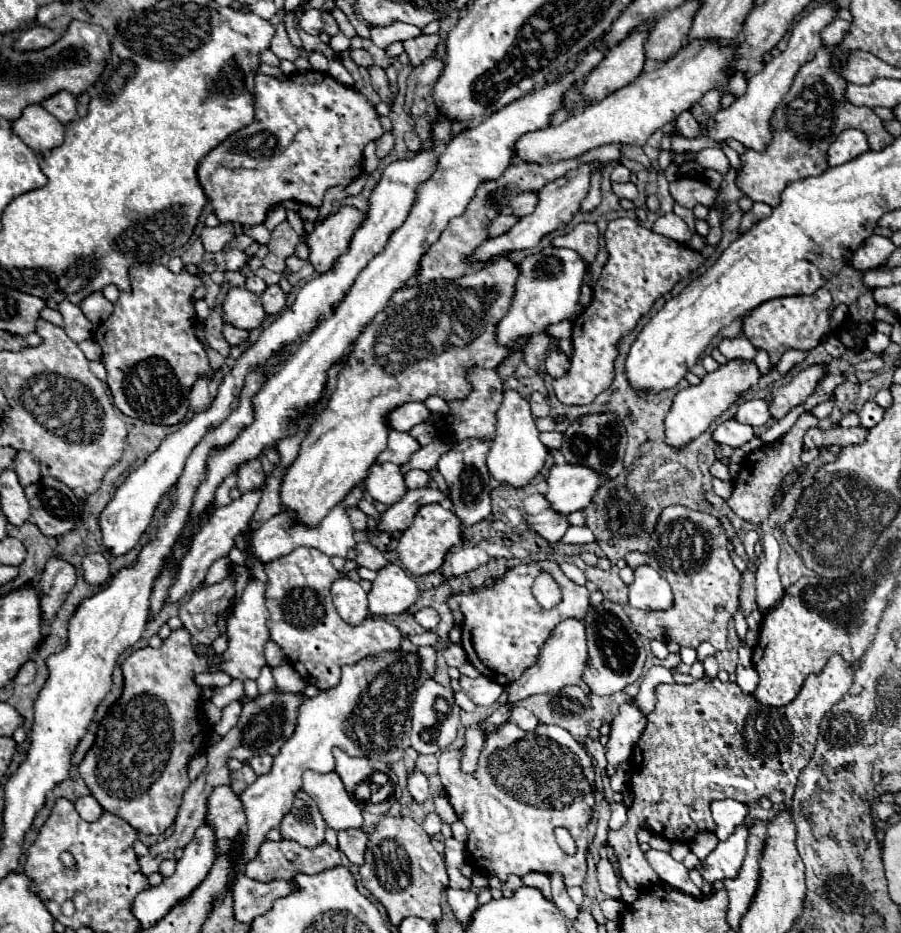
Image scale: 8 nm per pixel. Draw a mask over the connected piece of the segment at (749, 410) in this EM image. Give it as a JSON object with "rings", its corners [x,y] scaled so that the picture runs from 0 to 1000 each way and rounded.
{"rings":[[[849,428],[845,430],[827,430],[820,434],[818,447],[820,453],[829,453],[829,456],[851,456],[856,451],[856,443],[853,443],[853,432]]]}

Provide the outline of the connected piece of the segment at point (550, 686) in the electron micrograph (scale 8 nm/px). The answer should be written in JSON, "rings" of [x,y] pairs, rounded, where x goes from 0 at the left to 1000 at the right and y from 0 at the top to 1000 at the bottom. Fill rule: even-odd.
{"rings":[[[627,663],[625,668],[620,668],[614,674],[609,687],[600,696],[596,711],[592,715],[587,715],[576,730],[569,730],[565,734],[565,738],[563,738],[565,751],[576,751],[576,749],[583,749],[594,743],[616,743],[616,741],[625,738],[627,734],[649,736],[649,732],[645,730],[645,721],[647,721],[651,708],[654,708],[654,700],[651,700],[649,668],[643,663]]]}

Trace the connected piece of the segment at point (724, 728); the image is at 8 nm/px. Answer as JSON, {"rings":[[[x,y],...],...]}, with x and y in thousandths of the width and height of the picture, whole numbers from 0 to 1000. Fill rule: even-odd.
{"rings":[[[927,700],[911,721],[902,721],[893,728],[887,745],[871,758],[845,756],[836,745],[825,743],[818,732],[800,732],[798,728],[776,728],[767,734],[731,734],[727,738],[729,756],[718,766],[718,779],[700,811],[703,861],[698,865],[698,882],[736,895],[743,901],[767,904],[776,891],[794,889],[794,880],[787,869],[787,863],[794,856],[811,854],[834,863],[845,854],[853,854],[858,861],[876,863],[882,850],[885,833],[905,805],[909,775],[916,764],[942,741],[953,711],[956,708],[942,713],[931,700]]]}

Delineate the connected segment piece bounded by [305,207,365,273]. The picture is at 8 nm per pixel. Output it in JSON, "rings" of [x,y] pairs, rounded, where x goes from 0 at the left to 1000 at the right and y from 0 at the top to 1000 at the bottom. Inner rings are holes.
{"rings":[[[378,222],[358,239],[350,241],[347,250],[339,254],[339,260],[343,263],[343,282],[352,293],[363,293],[370,286],[370,280],[378,271],[385,271],[392,250],[401,243],[403,235],[403,226],[394,222]]]}

